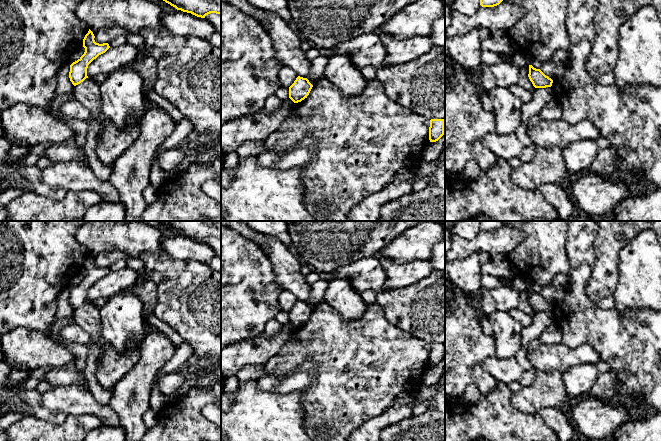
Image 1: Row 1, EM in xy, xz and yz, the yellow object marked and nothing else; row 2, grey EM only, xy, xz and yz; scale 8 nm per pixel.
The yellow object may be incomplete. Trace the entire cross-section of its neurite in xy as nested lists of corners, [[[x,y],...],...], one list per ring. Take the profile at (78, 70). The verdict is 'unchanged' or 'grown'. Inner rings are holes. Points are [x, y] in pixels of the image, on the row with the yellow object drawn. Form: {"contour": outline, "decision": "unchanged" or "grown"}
{"contour": [[[89,29],[83,39],[84,54],[70,65],[69,78],[74,86],[83,82],[87,76],[88,65],[99,55],[105,53],[109,48],[108,43],[99,44],[94,40],[95,36]]], "decision": "unchanged"}

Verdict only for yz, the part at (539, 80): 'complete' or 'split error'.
complete

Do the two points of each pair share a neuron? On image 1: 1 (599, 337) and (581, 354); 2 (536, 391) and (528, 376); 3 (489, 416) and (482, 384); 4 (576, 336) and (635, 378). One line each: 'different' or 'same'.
1: different
2: different
3: different
4: same

